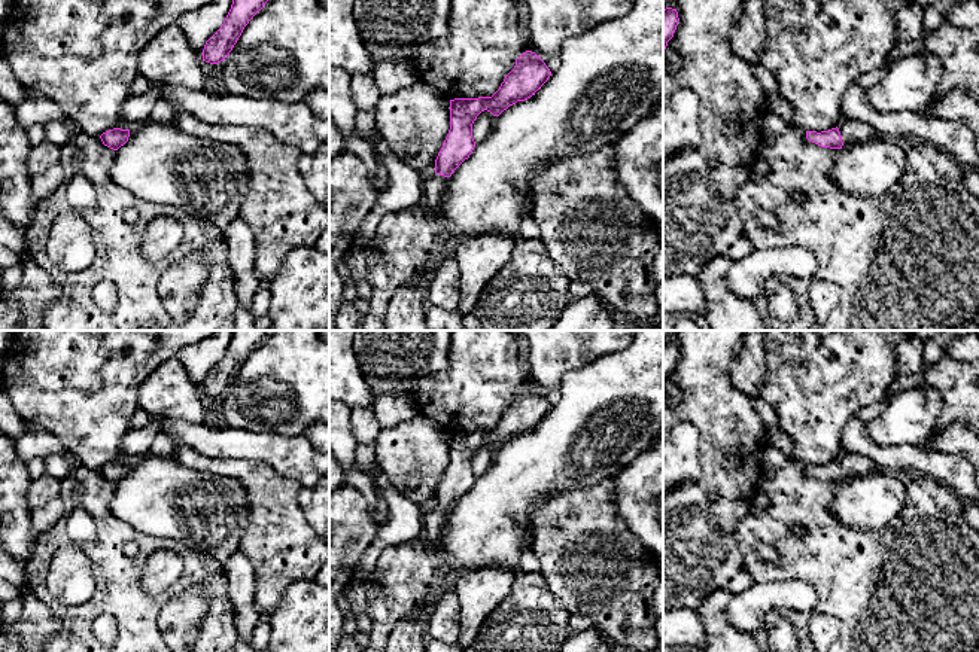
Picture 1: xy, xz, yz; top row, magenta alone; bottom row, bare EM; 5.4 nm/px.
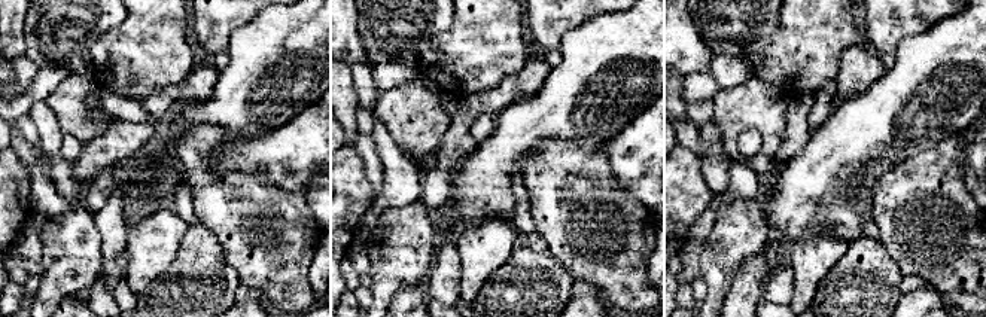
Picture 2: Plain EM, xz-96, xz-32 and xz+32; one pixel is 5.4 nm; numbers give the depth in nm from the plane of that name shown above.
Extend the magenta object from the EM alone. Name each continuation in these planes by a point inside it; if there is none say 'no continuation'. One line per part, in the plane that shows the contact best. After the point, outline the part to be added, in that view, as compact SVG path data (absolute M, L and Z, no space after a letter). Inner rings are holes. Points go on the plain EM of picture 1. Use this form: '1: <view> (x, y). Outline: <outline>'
1: yz (853, 465). Outline: M842 453L837 461L843 475L842 481L863 476L878 469L872 458L858 454Z

